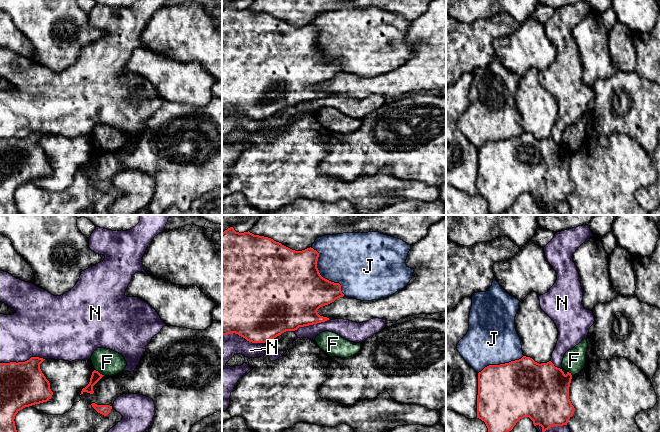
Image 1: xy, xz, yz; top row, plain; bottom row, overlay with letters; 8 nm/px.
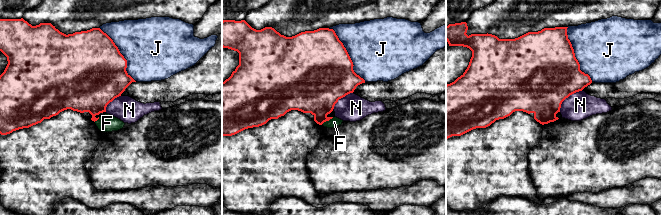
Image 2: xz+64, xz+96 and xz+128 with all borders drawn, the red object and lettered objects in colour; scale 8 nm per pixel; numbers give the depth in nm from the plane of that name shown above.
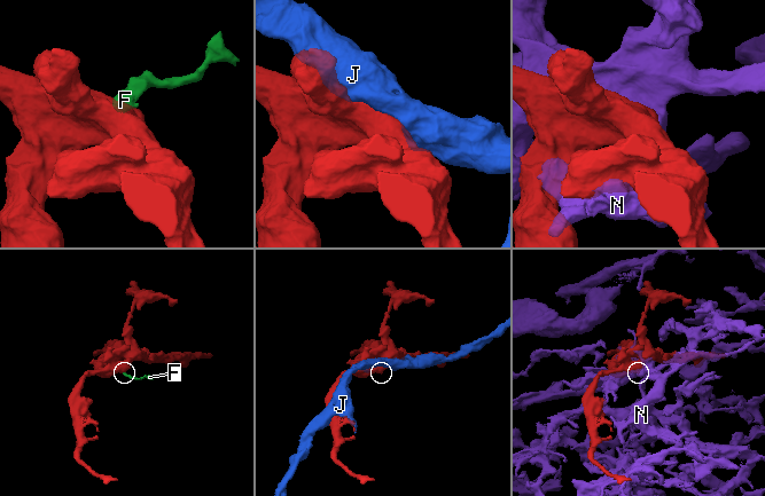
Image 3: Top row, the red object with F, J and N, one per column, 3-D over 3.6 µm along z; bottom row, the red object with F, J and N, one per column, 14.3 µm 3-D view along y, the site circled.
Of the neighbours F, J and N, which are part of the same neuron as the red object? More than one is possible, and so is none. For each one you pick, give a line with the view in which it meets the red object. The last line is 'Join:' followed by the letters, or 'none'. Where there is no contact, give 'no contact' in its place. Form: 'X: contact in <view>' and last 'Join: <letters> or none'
Join: none

